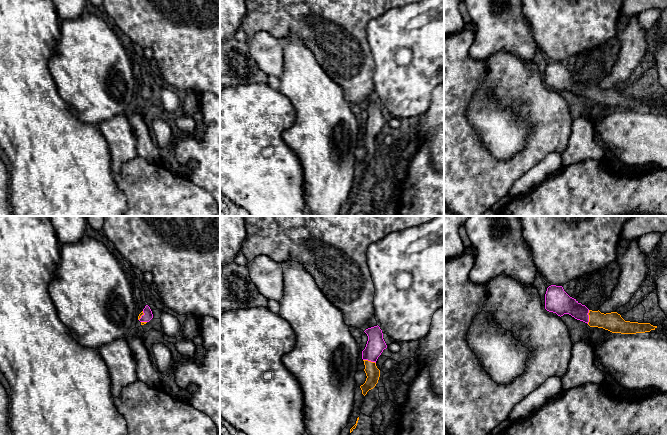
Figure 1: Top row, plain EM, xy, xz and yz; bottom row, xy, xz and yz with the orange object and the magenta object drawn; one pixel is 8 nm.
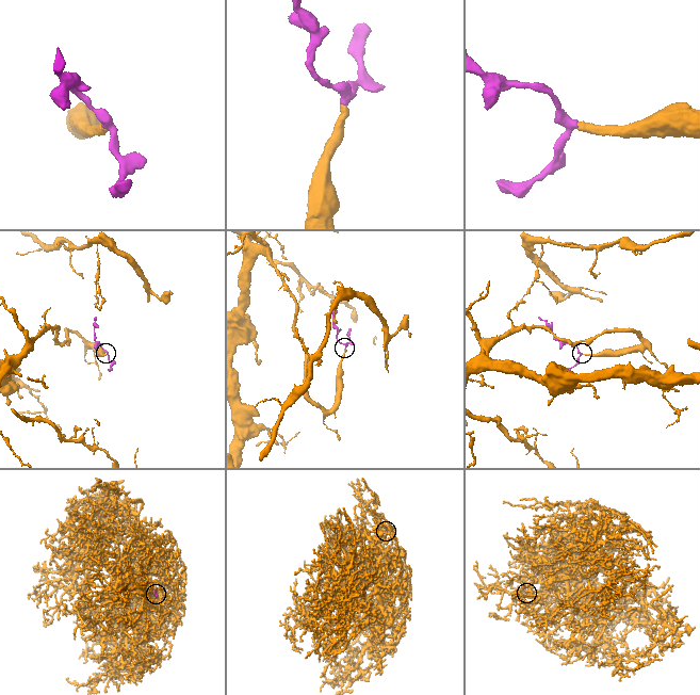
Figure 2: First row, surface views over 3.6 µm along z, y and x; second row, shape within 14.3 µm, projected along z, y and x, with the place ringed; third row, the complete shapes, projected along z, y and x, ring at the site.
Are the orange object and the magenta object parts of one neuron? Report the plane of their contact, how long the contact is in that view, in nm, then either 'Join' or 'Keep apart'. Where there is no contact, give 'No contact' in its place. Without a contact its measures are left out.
Touches orange in yz. Shared border 110 nm. Join

